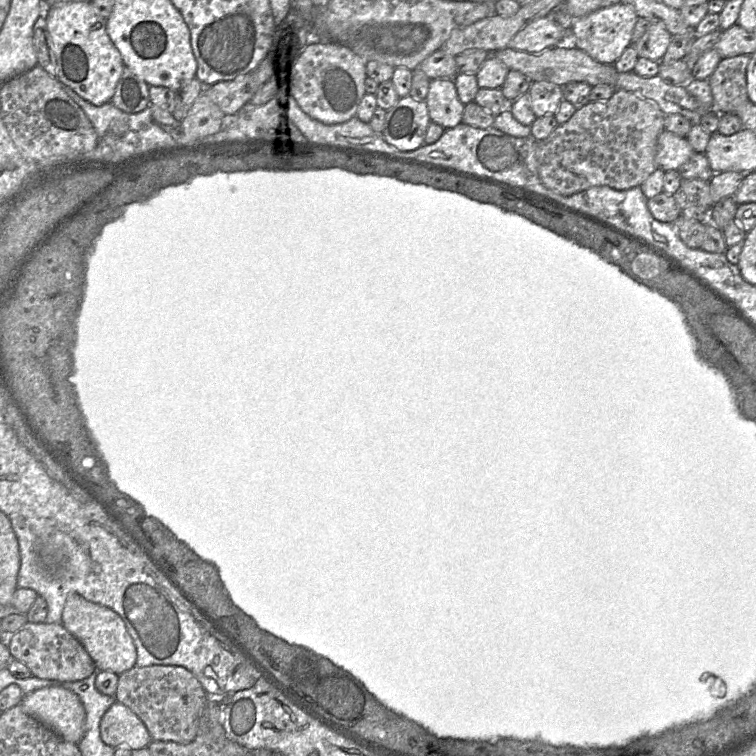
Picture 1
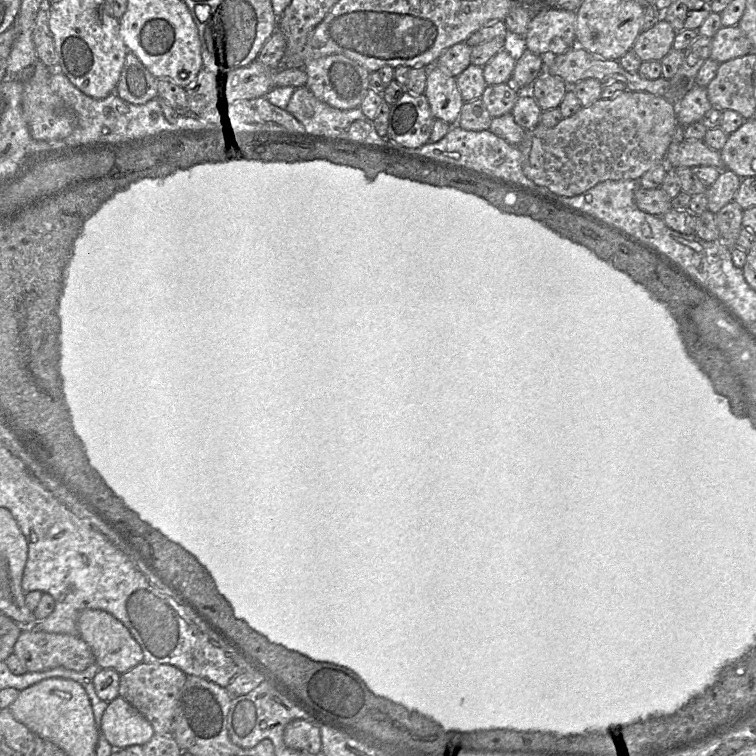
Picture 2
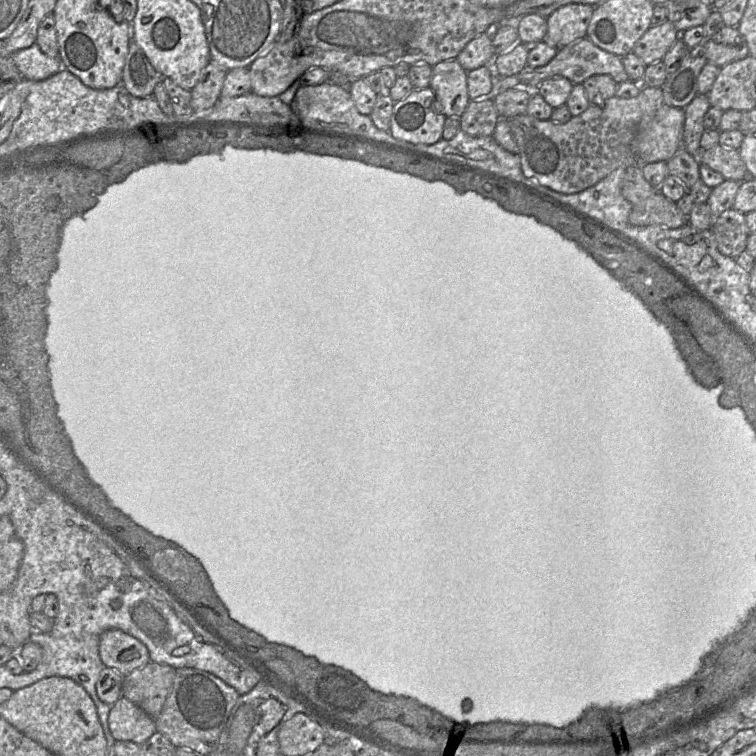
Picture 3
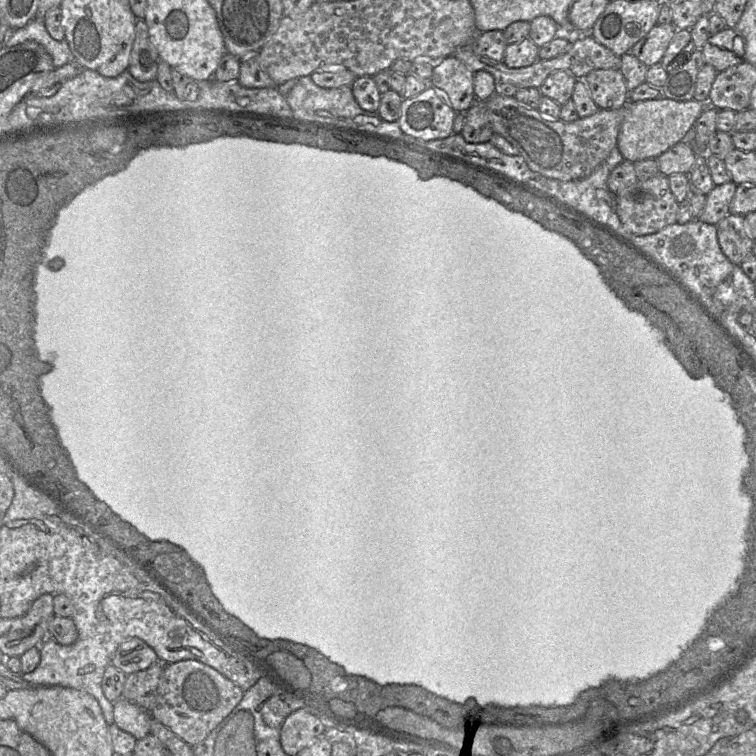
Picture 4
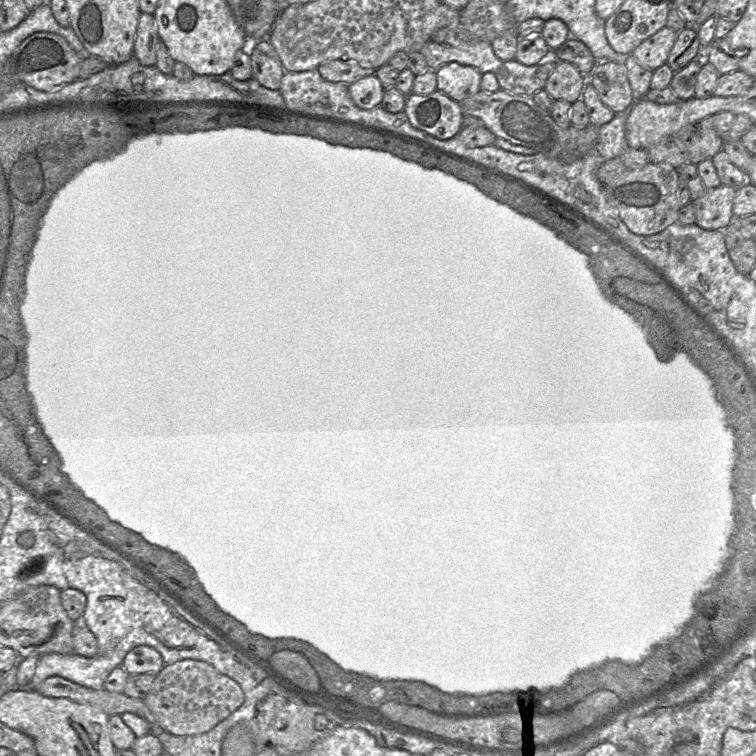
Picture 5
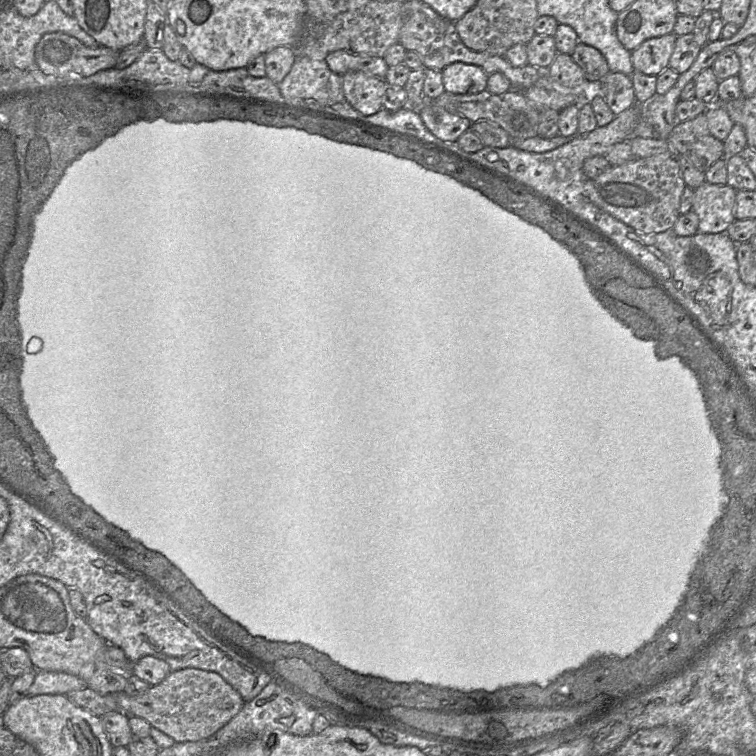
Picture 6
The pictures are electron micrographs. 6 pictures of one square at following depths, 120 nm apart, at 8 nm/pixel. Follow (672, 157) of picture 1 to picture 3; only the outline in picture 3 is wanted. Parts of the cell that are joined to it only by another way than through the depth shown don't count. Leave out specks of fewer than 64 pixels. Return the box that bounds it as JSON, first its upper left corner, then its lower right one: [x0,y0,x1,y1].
[698,144,749,182]

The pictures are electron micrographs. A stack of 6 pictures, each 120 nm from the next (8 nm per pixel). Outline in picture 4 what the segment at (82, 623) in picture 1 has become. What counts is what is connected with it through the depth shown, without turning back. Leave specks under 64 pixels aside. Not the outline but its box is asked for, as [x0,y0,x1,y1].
[111,638,158,675]

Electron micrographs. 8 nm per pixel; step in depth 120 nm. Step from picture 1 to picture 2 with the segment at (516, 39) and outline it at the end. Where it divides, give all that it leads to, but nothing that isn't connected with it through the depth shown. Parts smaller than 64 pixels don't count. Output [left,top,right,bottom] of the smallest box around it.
[524,8,576,56]

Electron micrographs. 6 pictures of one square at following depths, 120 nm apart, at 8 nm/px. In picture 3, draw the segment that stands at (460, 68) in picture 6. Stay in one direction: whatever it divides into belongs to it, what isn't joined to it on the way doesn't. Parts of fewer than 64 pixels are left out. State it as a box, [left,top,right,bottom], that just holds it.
[429,59,470,117]

